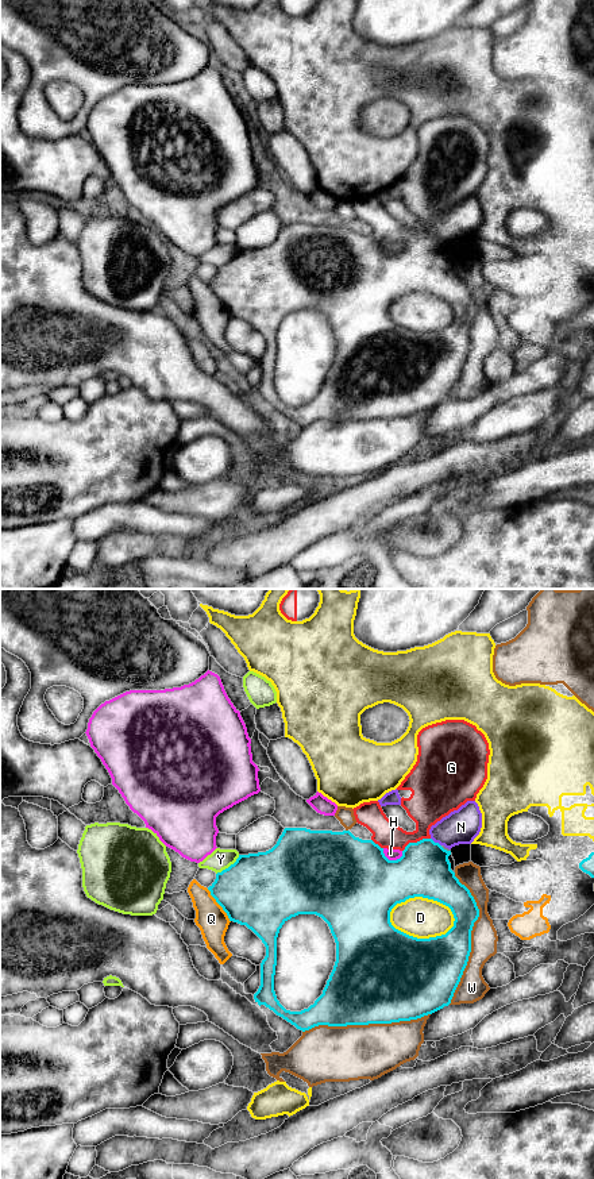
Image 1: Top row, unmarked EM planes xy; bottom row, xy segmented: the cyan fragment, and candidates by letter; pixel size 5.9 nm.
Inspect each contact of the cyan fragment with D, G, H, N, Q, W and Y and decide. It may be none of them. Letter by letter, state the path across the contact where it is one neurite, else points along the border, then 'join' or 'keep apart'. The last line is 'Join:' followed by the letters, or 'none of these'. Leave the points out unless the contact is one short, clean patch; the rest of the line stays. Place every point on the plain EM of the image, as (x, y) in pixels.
D: keep apart
G: runs through xy (424, 265), (424, 257), (415, 238), (421, 231), (428, 199); join
H: border along xy (382, 243), (382, 247), (389, 254), (398, 254), (402, 250); keep apart
N: keep apart
Q: keep apart
W: keep apart
Y: keep apart
Join: G

